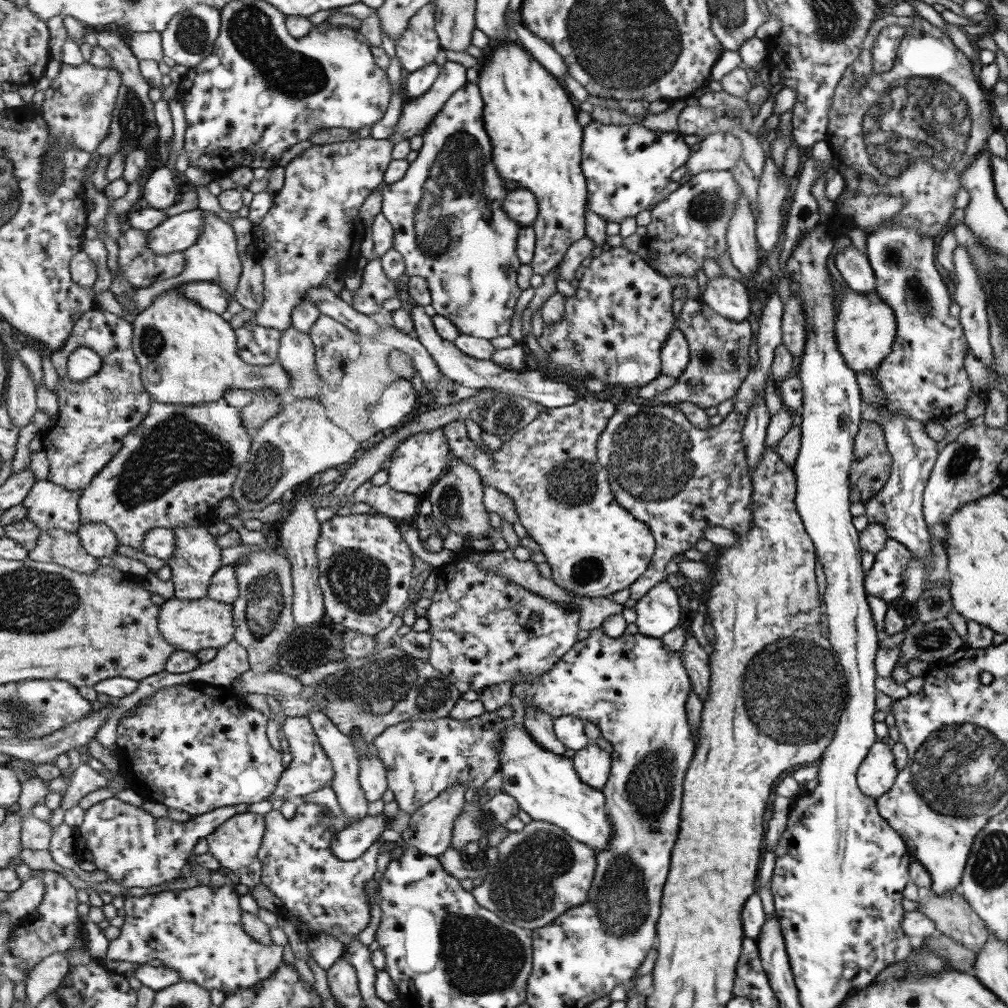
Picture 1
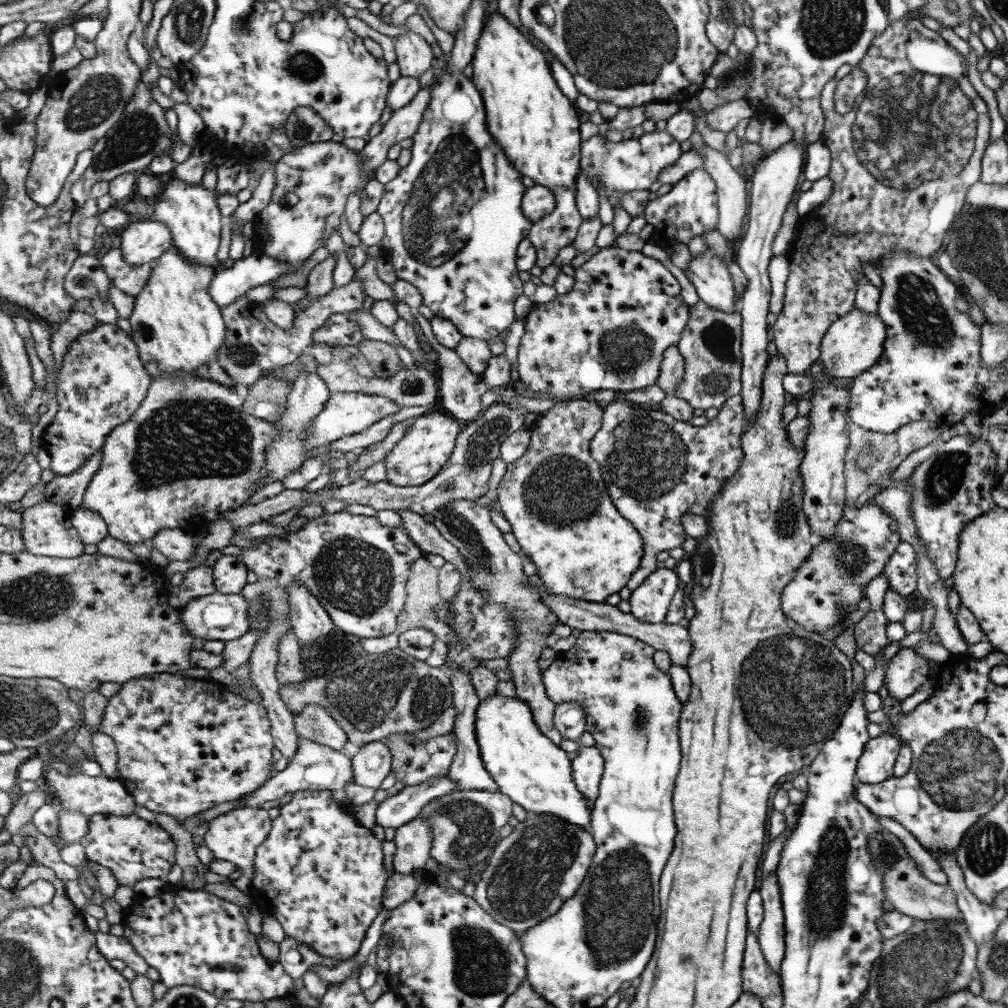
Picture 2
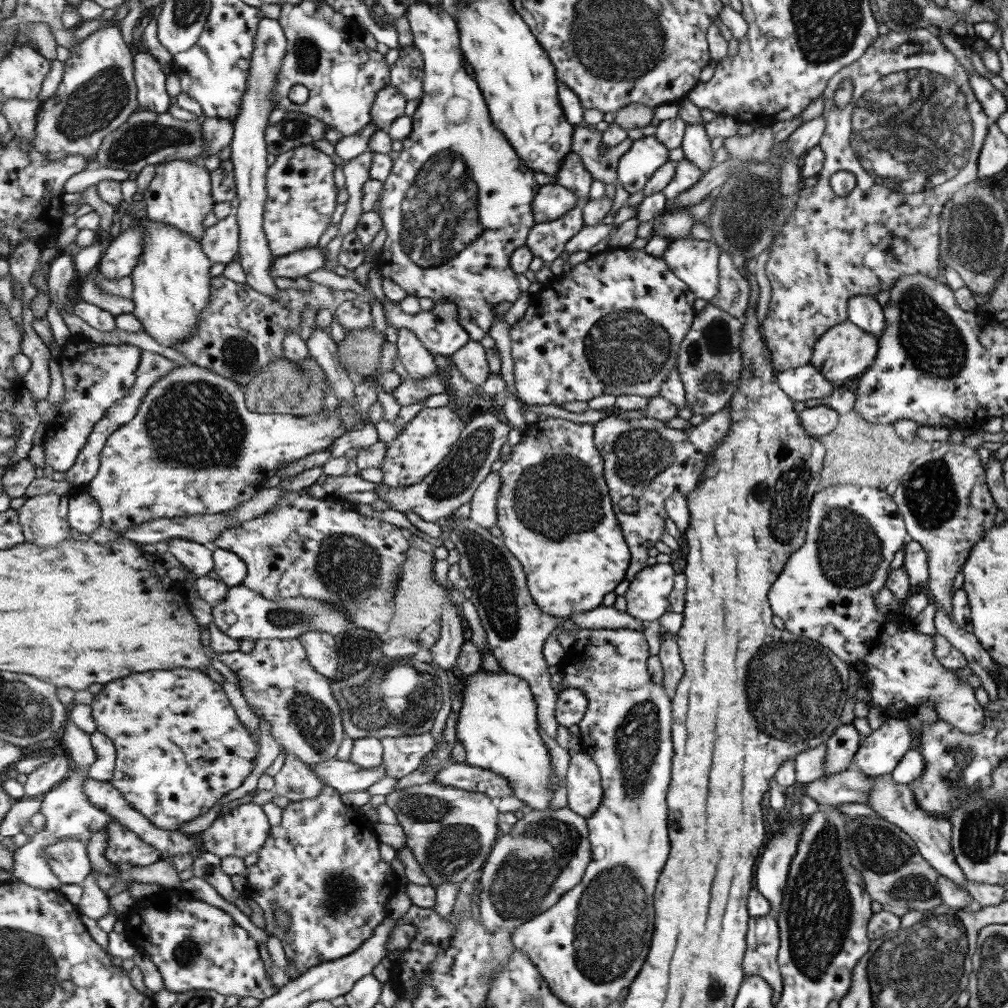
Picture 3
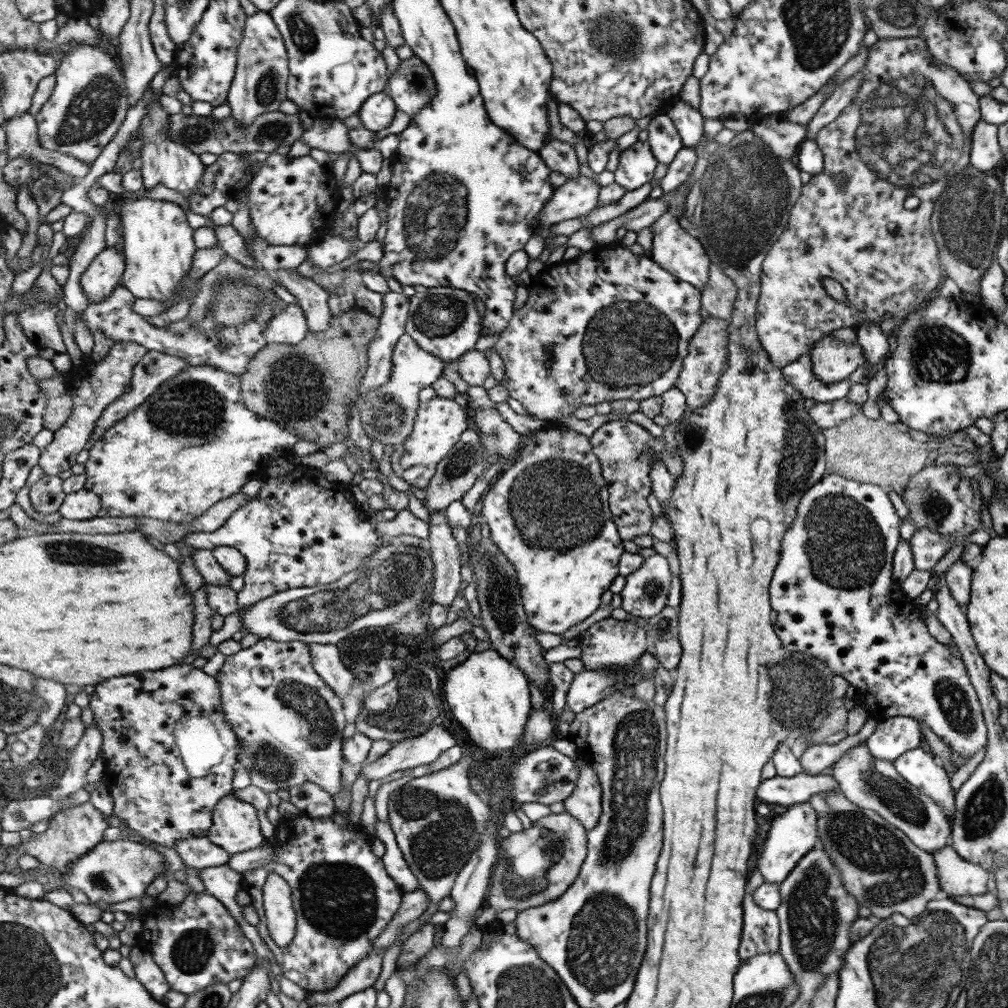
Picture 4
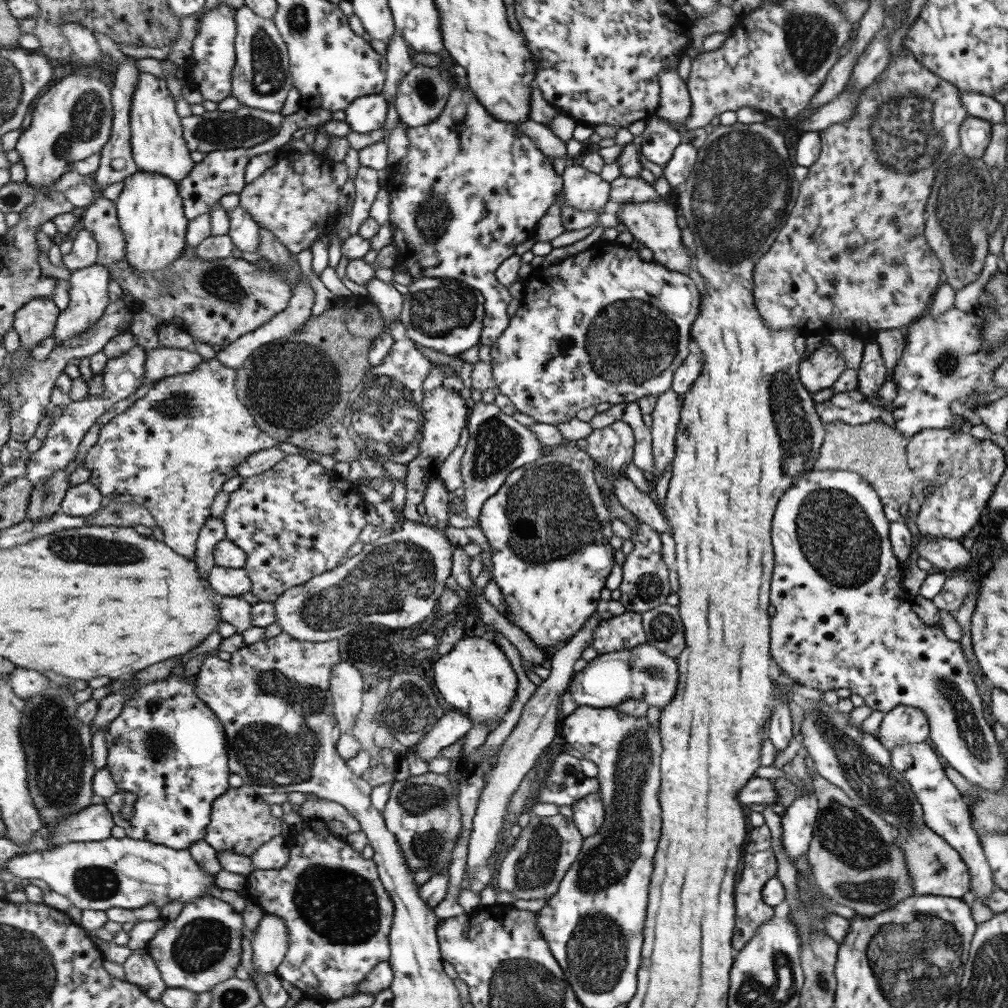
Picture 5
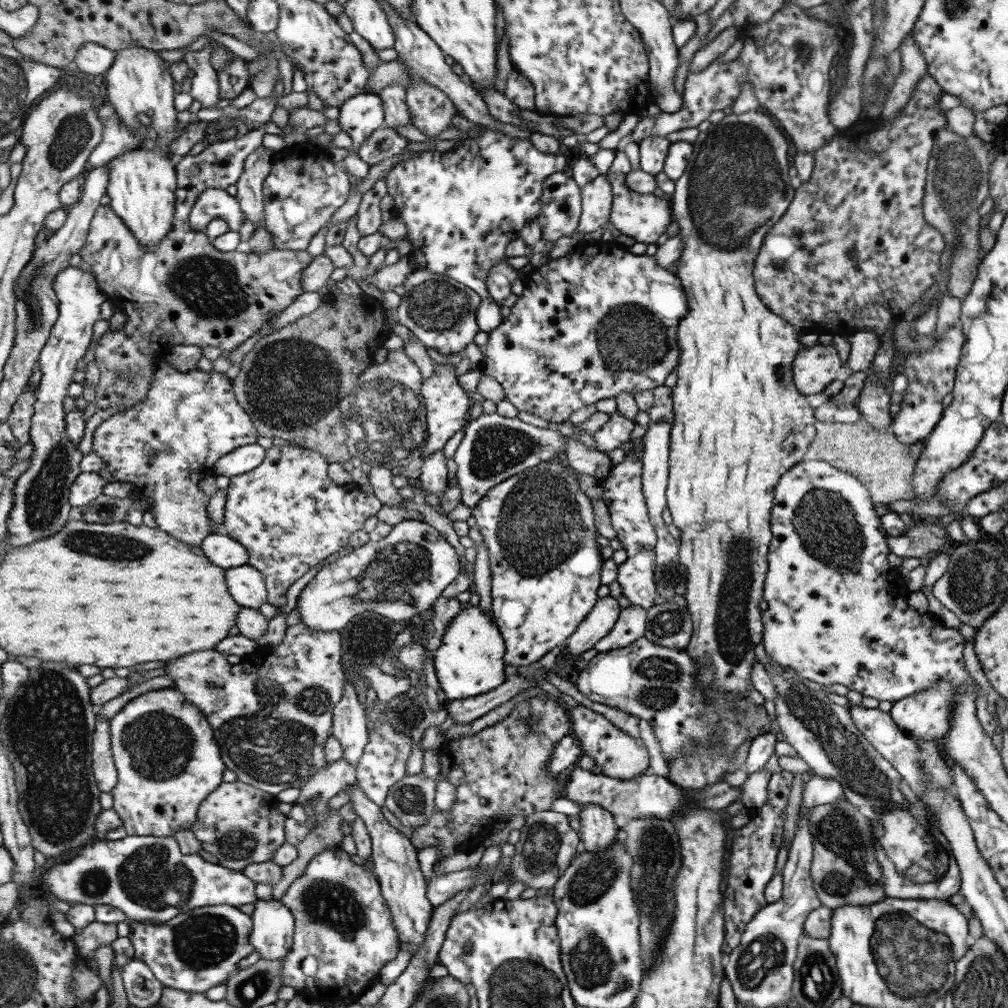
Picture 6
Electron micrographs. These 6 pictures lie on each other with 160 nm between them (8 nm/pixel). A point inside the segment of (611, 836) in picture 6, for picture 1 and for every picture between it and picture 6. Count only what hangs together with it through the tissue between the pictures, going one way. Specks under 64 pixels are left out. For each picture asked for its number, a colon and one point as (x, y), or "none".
1: (594, 764)
2: (589, 765)
3: (585, 792)
4: (585, 803)
5: (589, 814)

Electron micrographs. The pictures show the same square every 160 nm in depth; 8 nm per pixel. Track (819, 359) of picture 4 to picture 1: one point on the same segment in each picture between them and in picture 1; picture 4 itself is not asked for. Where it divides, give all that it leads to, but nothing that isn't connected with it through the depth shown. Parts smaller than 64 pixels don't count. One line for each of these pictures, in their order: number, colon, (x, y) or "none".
1: (864, 329)
2: (851, 344)
3: (843, 351)

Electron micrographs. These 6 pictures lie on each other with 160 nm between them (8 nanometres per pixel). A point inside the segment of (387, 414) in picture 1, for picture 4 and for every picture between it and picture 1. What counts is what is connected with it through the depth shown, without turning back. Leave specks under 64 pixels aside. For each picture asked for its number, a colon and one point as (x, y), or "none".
2: (345, 414)
3: (195, 447)
4: (195, 442)

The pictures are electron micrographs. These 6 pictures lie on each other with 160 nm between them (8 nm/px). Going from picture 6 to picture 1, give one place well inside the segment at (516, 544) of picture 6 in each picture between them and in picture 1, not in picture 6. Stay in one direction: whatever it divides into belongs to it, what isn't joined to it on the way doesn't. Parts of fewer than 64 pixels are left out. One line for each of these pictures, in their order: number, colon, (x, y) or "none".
1: (595, 547)
2: (555, 497)
3: (556, 515)
4: (549, 512)
5: (548, 528)

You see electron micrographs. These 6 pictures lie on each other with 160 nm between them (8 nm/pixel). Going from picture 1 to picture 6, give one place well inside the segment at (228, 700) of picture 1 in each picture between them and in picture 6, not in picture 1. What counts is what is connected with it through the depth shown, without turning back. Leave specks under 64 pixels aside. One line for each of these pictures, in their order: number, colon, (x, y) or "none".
2: (185, 744)
3: (180, 745)
4: (177, 759)
5: (168, 747)
6: (169, 762)

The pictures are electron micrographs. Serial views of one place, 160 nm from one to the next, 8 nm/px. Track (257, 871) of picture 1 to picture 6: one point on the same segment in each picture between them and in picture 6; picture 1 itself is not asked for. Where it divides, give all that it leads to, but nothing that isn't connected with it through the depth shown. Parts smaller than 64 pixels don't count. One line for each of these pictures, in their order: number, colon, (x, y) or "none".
2: (236, 835)
3: (243, 829)
4: (236, 827)
5: (242, 821)
6: (239, 823)

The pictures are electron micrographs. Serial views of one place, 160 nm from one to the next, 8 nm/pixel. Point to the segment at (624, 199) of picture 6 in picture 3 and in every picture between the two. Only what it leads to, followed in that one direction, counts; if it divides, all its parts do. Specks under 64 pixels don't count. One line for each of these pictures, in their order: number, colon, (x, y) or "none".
3: (694, 261)
4: (678, 251)
5: (652, 223)

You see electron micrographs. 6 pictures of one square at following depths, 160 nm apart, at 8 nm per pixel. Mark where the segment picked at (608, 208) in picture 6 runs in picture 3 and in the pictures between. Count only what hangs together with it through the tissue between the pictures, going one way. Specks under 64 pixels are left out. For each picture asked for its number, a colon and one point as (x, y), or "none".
3: (553, 201)
4: (577, 197)
5: (584, 189)

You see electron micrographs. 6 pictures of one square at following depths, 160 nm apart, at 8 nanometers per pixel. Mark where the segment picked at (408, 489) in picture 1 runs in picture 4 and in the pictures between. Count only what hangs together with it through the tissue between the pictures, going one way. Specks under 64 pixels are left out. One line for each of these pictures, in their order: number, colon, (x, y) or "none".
2: (430, 439)
3: (426, 441)
4: (441, 421)

